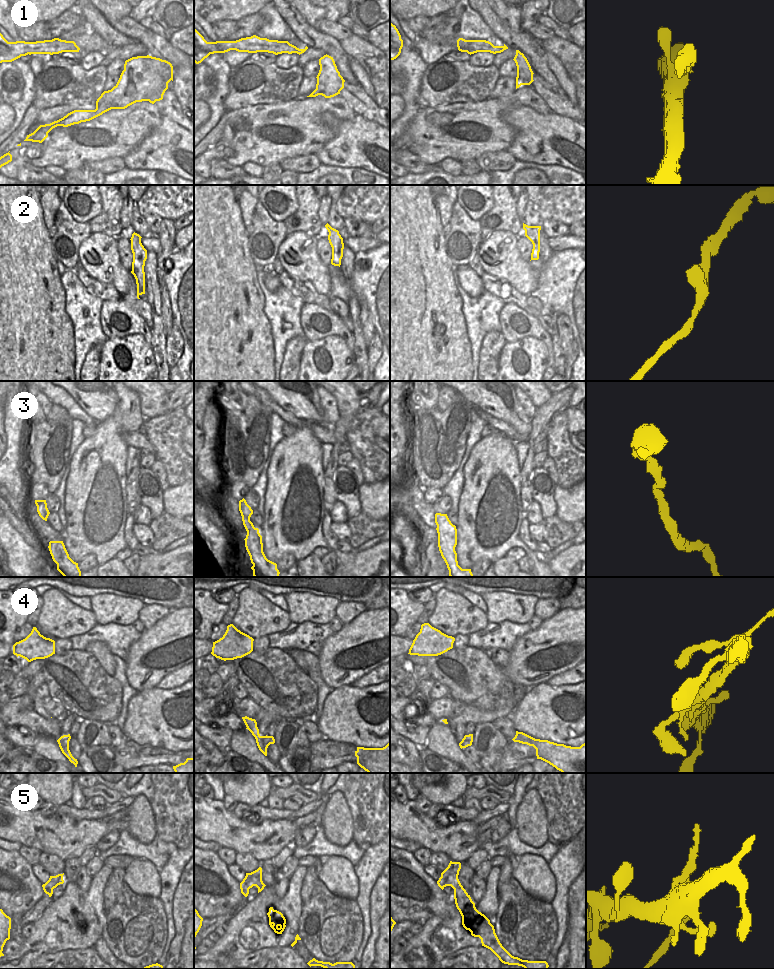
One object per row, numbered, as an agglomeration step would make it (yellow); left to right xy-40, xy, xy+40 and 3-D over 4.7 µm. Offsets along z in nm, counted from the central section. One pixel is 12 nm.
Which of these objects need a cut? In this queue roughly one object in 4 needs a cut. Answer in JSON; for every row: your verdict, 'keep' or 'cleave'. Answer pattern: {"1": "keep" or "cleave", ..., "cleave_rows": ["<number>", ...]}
{"1": "keep", "2": "keep", "3": "keep", "4": "keep", "5": "cleave", "cleave_rows": ["5"]}

